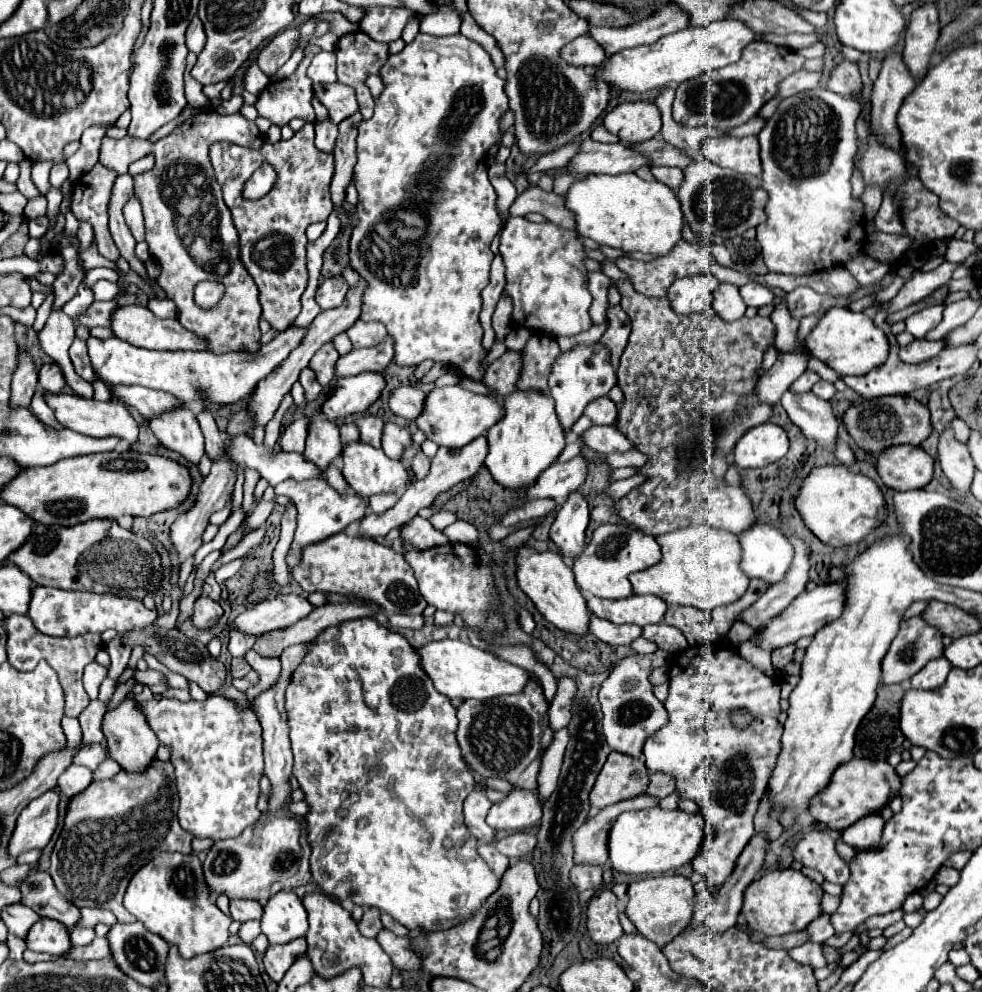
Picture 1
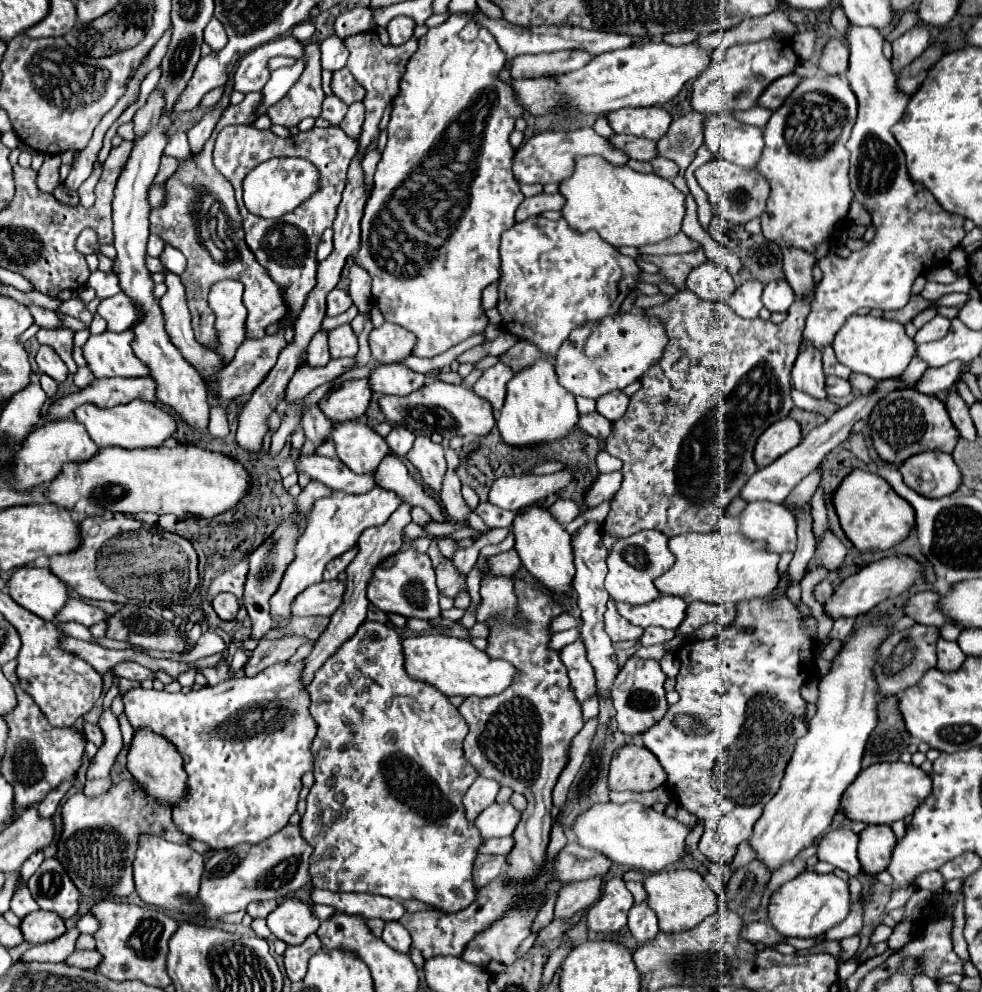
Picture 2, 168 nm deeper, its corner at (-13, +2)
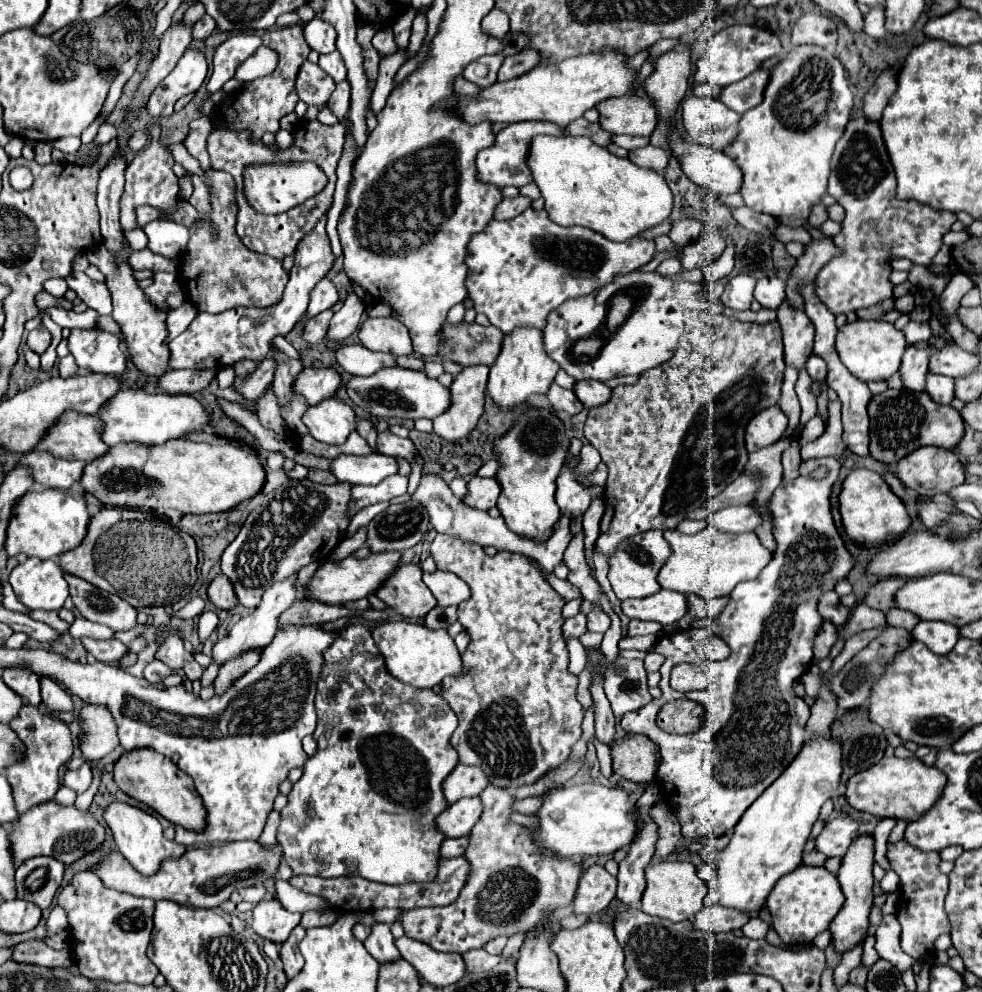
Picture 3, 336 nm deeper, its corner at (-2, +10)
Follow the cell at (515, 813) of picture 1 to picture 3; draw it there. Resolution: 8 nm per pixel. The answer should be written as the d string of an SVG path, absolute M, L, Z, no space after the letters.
M479 798L457 800L435 818L435 826L447 838L461 838L471 832L481 812L483 812L483 806Z

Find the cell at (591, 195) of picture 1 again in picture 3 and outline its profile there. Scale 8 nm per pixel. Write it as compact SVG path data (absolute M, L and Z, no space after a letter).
M535 136L529 146L531 176L555 224L585 226L623 242L667 220L673 208L673 194L659 172L637 168L585 136Z

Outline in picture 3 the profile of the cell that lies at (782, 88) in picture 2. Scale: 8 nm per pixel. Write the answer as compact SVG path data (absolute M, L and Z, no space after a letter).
M757 70L753 74L749 74L745 80L739 80L737 84L729 84L723 92L721 92L721 102L743 114L751 108L755 108L757 104L761 104L763 100L763 90L769 82L769 72L767 70Z

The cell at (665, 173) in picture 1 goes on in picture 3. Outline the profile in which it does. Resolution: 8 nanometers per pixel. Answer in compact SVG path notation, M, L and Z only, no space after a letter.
M647 144L643 148L629 150L627 160L641 166L641 168L649 168L649 170L655 170L655 172L663 172L665 166L667 166L667 154L661 148L655 148L651 144Z

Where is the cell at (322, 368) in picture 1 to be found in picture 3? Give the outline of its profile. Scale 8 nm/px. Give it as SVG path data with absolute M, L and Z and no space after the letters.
M349 292L343 308L331 320L327 338L341 344L345 338L349 338L359 328L363 314L365 314L363 300L355 292Z

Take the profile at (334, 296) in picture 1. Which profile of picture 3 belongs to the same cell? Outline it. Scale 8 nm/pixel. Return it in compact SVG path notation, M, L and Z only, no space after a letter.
M329 278L321 280L313 292L311 292L311 300L309 300L309 310L307 316L317 316L323 310L329 310L335 302L337 302L337 288L333 286L333 282Z

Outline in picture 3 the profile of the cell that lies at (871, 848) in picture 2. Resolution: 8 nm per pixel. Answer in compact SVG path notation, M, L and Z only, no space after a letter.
M859 836L853 840L853 844L849 846L847 854L843 856L843 864L839 868L839 884L843 888L845 894L845 904L841 908L841 912L835 916L835 920L831 922L831 946L843 954L859 944L863 944L867 930L869 930L869 912L873 906L873 838L871 836Z

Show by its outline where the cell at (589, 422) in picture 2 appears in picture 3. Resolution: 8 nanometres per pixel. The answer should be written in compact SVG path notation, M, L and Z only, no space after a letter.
M555 382L551 384L549 394L545 394L545 396L547 396L547 400L551 402L551 406L553 406L555 410L565 412L567 416L577 414L577 412L581 412L581 408L583 408L583 404L573 396L571 390L565 390L565 388L557 386Z

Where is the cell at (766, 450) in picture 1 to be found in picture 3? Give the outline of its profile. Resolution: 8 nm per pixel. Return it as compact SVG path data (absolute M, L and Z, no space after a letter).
M779 406L757 412L757 416L753 416L745 428L747 452L755 452L769 444L775 444L787 430L787 422L789 420Z

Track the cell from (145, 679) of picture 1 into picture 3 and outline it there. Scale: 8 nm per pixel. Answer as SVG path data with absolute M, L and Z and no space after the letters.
M81 638L81 642L93 658L97 658L99 662L107 662L107 664L117 664L119 658L127 652L127 646L115 638L111 638L111 640Z

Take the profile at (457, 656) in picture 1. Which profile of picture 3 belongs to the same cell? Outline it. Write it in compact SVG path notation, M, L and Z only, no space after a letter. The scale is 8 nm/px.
M383 622L371 630L375 648L385 660L385 668L401 682L413 688L433 688L441 684L445 676L457 676L463 672L461 654L447 634L447 630L429 630L423 624L413 622Z

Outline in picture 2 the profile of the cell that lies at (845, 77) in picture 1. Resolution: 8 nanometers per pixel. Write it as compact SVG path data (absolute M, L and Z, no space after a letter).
M832 38L828 42L828 46L824 48L824 54L820 58L820 68L826 72L826 74L834 74L834 76L844 76L846 70L848 70L848 56L850 56L850 50L846 44L842 44L840 40Z

